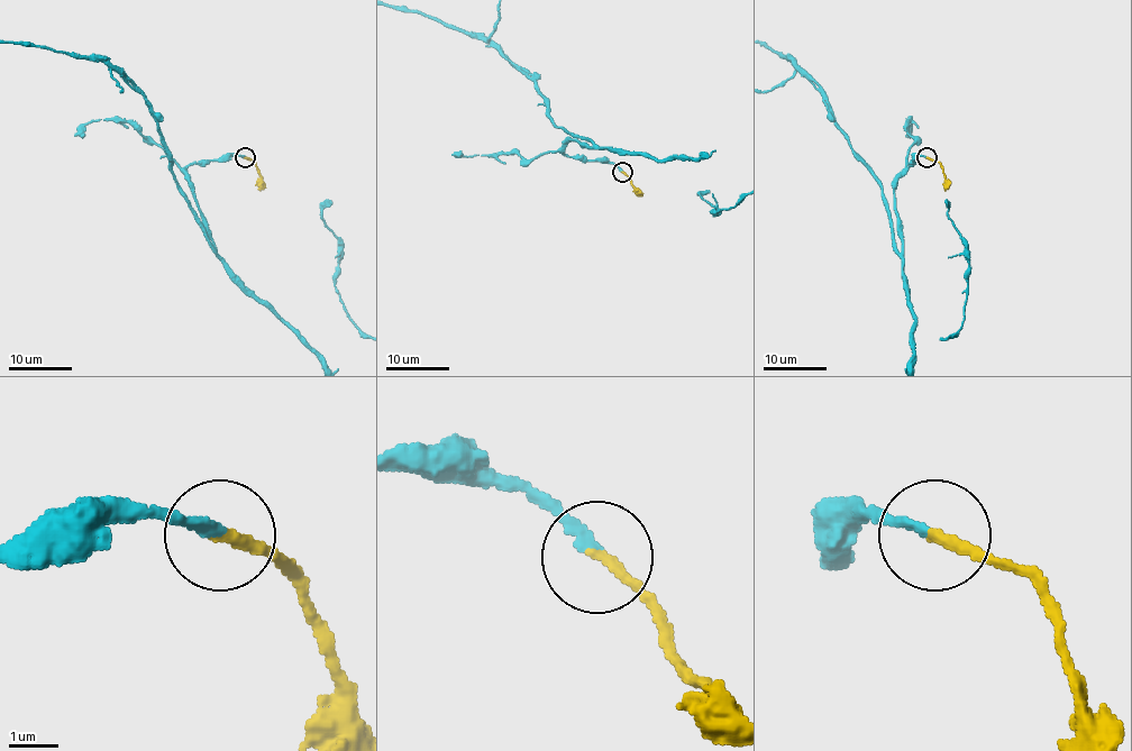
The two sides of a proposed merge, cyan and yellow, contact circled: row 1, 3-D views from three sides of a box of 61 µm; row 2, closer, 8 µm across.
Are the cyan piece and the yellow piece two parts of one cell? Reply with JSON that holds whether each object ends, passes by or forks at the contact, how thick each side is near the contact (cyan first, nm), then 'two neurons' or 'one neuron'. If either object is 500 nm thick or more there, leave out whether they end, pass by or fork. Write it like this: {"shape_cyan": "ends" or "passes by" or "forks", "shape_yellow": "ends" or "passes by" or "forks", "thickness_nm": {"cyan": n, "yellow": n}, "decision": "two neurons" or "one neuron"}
{"shape_cyan": "ends", "shape_yellow": "ends", "thickness_nm": {"cyan": 220, "yellow": 220}, "decision": "one neuron"}

